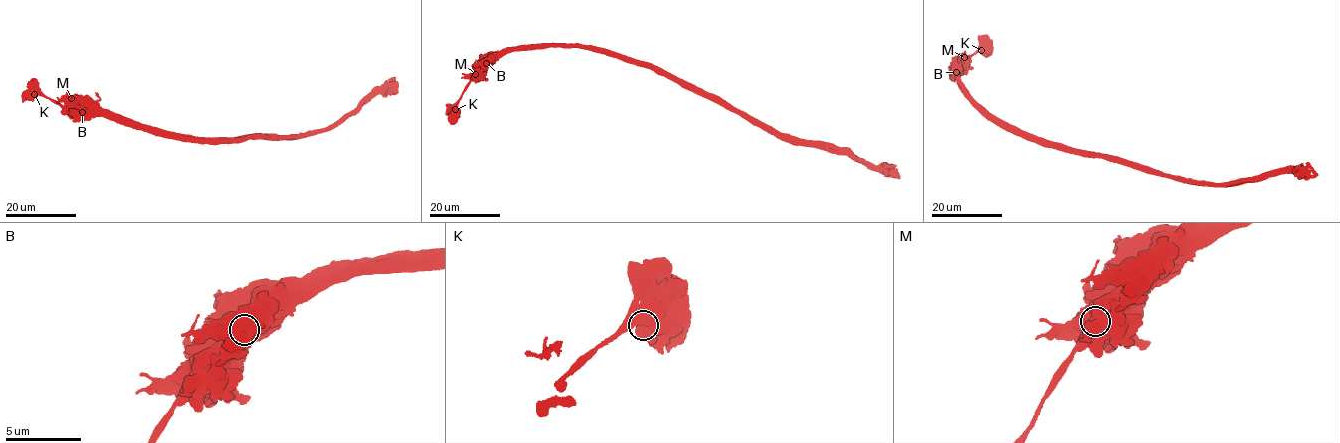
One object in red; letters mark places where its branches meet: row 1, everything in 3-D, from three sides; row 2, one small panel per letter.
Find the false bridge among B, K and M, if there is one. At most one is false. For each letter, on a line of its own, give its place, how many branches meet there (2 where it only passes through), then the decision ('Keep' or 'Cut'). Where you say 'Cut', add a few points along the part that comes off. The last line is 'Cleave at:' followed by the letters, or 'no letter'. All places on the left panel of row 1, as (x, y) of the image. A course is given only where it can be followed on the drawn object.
B: Place: (82, 112). Branches: 1. Cut. Course of the part to remove: (82, 112), (102, 112), (211, 139), (259, 133), (289, 138), (334, 126), (386, 90), (395, 77)
K: Place: (34, 94). Branches: 1. Keep
M: Place: (71, 98). Branches: 1. Keep
Cleave at: B

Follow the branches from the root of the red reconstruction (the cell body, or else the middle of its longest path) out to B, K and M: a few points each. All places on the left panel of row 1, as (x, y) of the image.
B: (235, 140), (196, 140), (173, 133), (149, 132), (82, 112)
K: (235, 140), (196, 140), (173, 133), (149, 132), (93, 114), (83, 108), (65, 107), (42, 94), (34, 94)
M: (235, 140), (196, 140), (173, 133), (149, 132), (107, 119), (95, 108), (71, 98)

